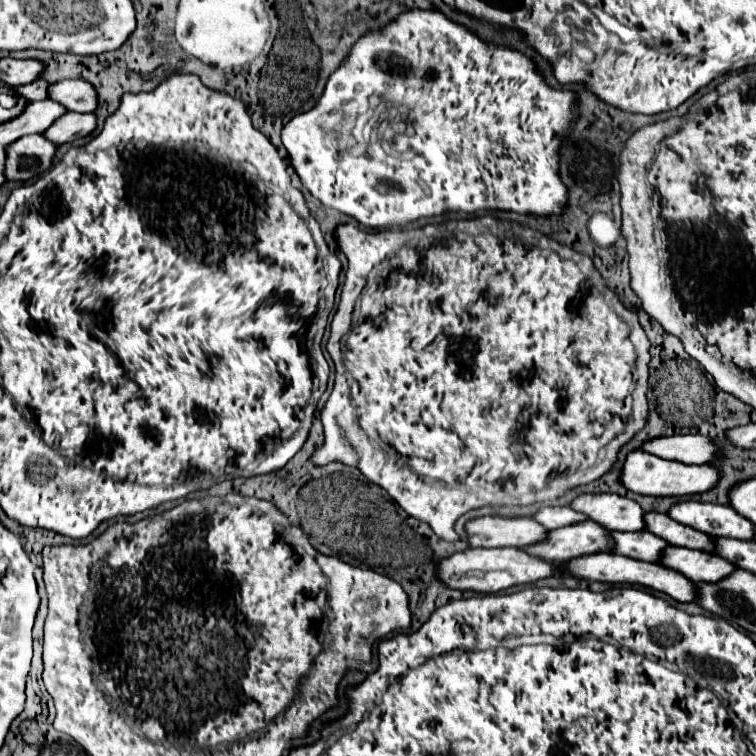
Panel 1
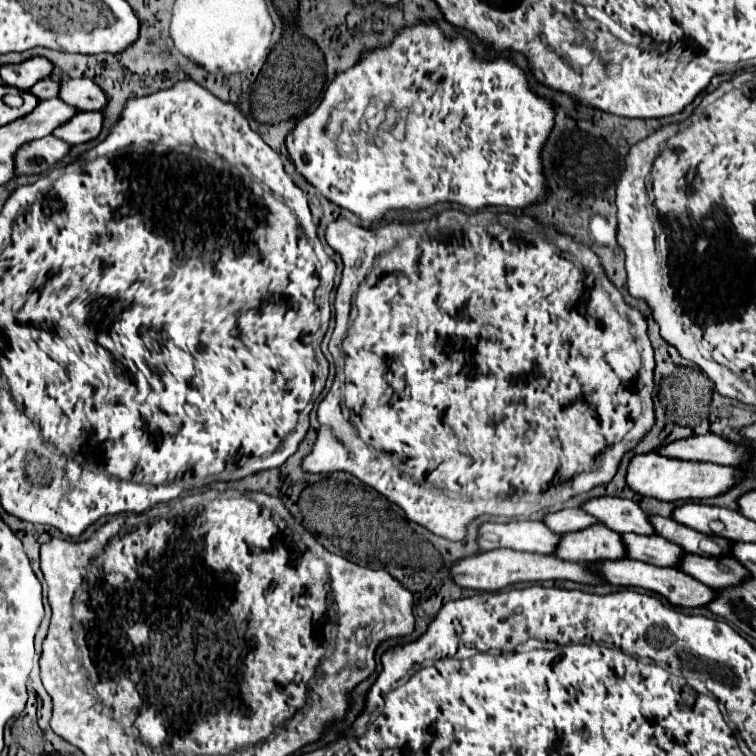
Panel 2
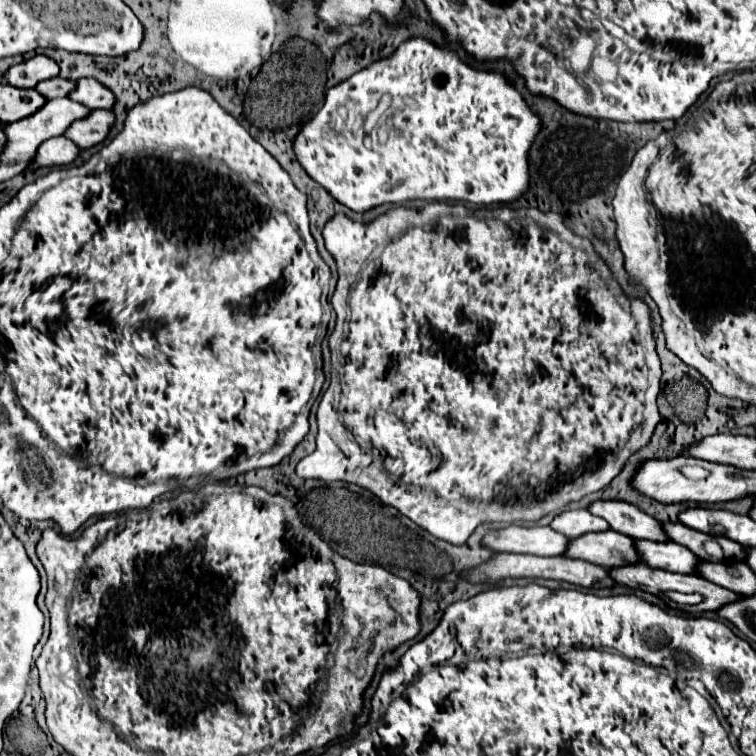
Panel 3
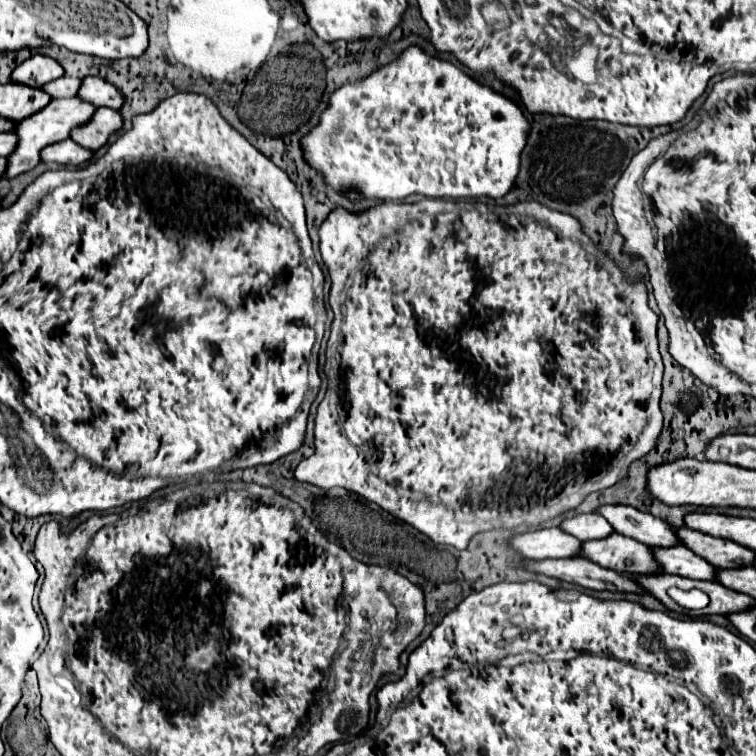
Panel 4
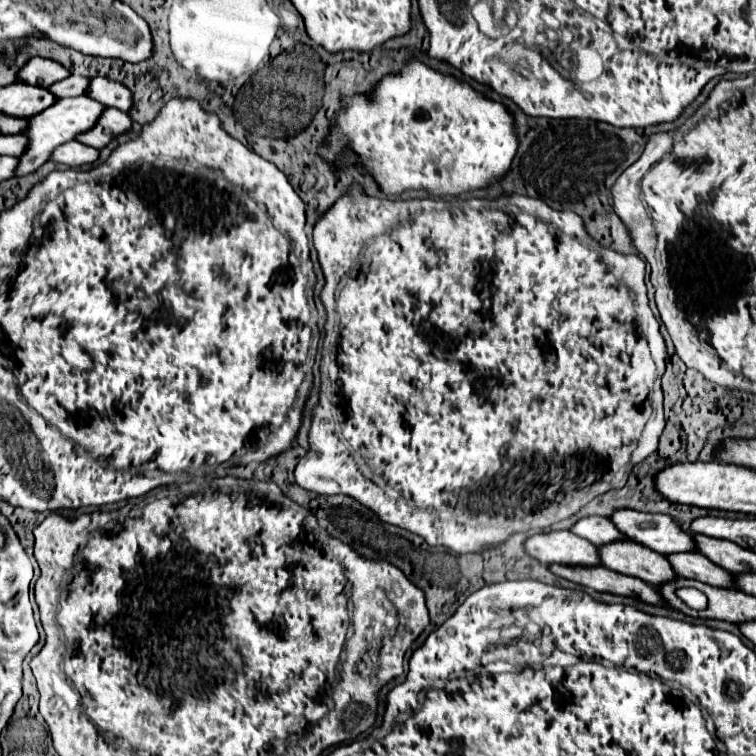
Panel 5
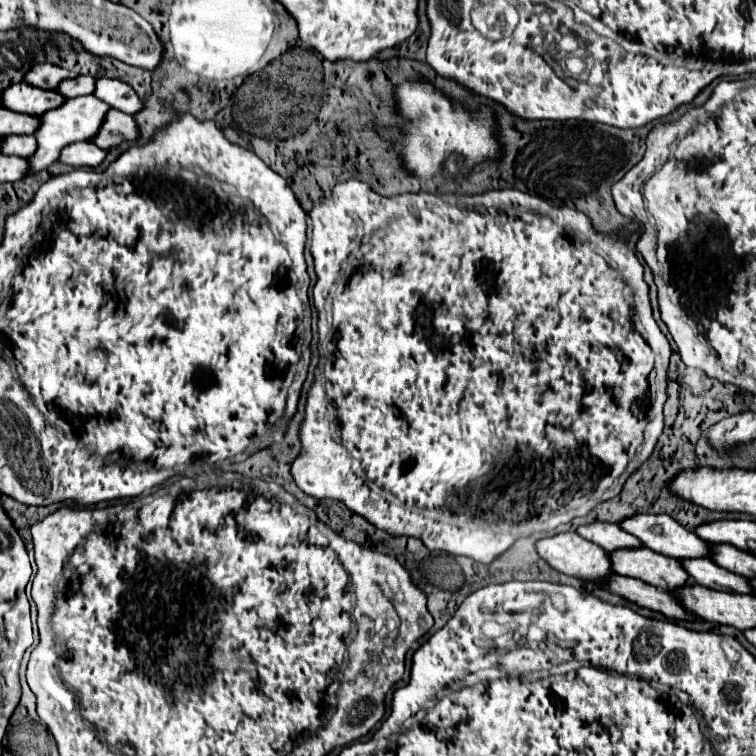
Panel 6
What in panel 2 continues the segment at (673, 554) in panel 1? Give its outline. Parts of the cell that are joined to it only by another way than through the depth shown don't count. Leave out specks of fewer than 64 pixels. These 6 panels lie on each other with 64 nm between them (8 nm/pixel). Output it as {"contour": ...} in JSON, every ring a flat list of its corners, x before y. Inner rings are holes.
{"contour":[[686,554,682,562,682,572,712,588,728,588,728,584,738,584,740,580,744,580,744,576,750,576,748,570,732,556,704,558,696,554]]}

